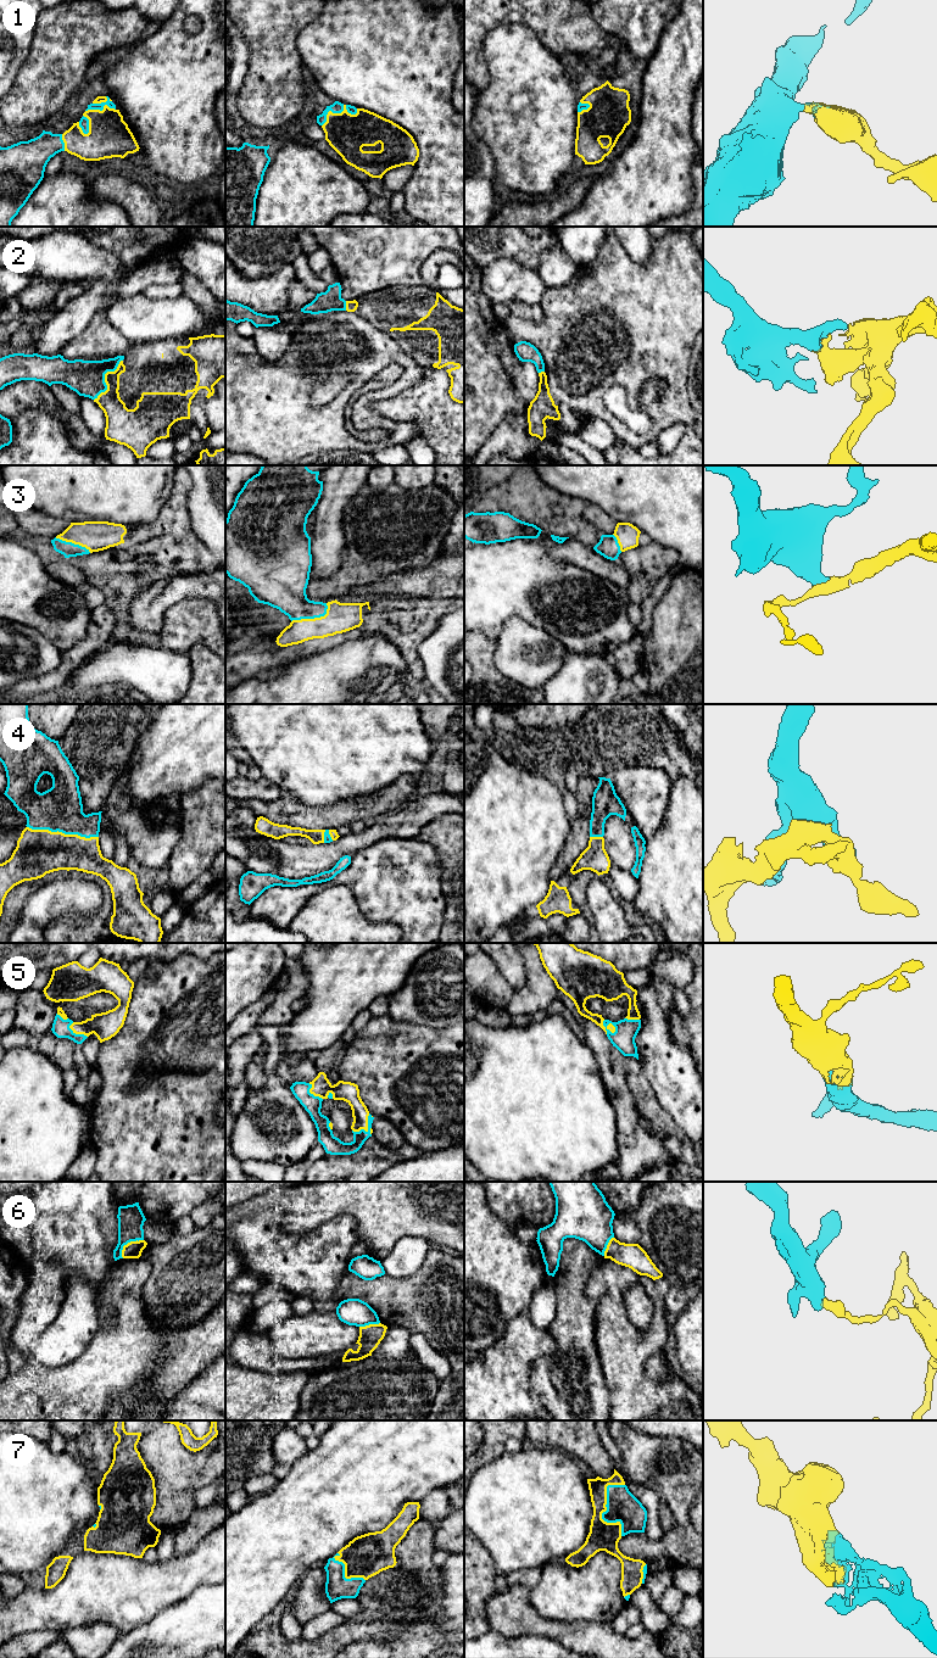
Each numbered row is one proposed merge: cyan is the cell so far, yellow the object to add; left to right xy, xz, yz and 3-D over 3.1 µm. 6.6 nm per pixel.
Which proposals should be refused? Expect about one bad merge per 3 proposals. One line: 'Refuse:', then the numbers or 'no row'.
Refuse: 6

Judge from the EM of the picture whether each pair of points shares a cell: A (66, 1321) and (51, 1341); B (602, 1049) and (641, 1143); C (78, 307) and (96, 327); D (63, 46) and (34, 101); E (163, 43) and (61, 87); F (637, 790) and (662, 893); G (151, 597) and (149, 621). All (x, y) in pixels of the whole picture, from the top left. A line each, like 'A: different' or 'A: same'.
A: same
B: same
C: different
D: same
E: different
F: different
G: same

